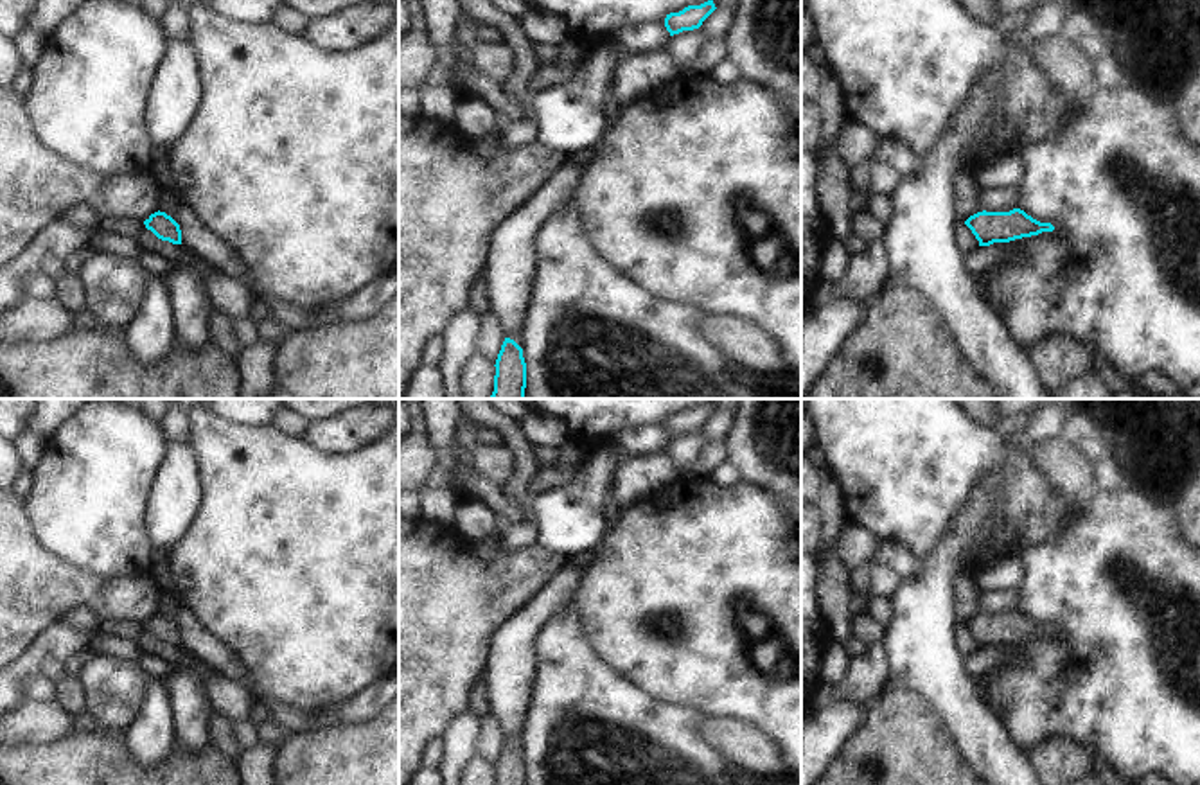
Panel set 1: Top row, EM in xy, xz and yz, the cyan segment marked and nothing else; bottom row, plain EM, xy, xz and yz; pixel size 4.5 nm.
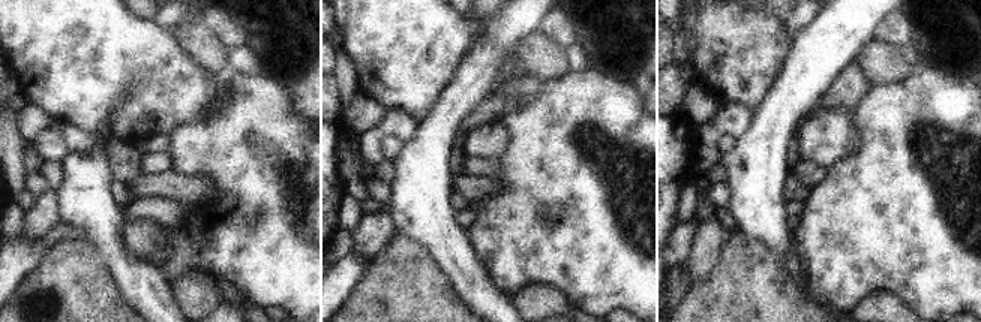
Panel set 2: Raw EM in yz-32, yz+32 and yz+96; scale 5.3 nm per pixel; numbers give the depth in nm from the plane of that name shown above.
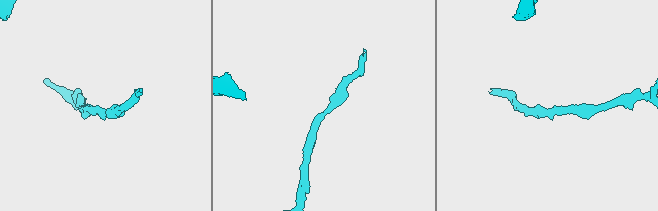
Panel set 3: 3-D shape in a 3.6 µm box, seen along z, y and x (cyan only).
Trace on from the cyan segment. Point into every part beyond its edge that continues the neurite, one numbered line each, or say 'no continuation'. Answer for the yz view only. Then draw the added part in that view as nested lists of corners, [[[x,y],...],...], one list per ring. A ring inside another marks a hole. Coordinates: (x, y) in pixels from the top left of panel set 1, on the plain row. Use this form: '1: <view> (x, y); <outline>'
no continuation

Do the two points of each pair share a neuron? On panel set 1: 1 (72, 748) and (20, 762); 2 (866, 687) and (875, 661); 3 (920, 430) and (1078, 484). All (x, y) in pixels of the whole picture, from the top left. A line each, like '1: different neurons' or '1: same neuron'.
1: same neuron
2: same neuron
3: different neurons

